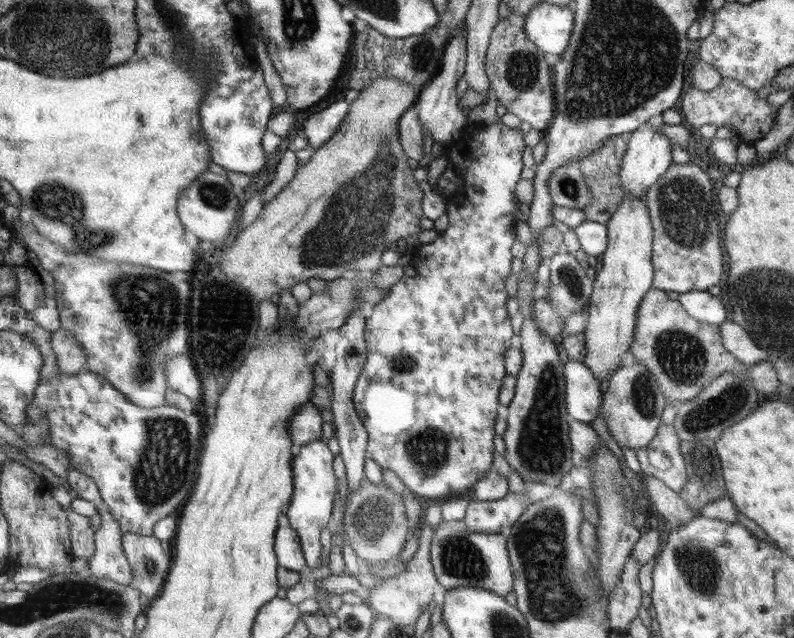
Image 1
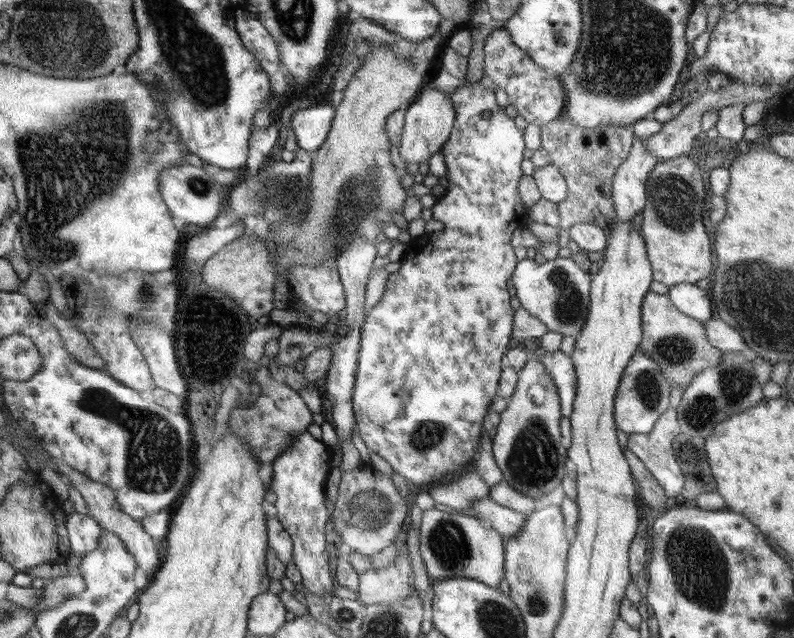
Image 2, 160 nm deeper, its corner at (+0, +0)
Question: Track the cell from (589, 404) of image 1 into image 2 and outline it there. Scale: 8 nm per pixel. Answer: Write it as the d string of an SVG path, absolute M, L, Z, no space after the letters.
M540 351L540 363L548 371L558 391L561 415L569 417L573 411L576 375L573 361L564 352Z

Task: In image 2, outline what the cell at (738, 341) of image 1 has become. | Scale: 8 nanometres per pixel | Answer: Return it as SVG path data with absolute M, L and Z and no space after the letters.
M710 320L704 323L704 329L706 329L708 342L712 344L712 347L722 352L722 354L728 352L742 352L742 354L746 352L746 354L752 354L750 348L744 344L740 332L734 330L732 326L728 326L726 322Z

